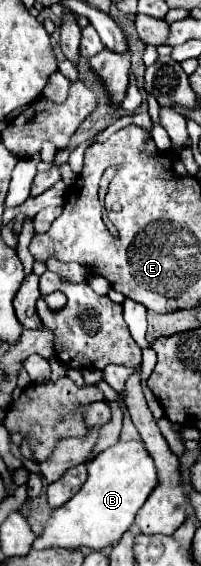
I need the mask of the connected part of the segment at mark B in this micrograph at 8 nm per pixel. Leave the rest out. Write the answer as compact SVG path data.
M118 442L100 452L88 462L88 480L82 490L64 506L56 508L48 518L34 548L68 548L68 550L102 550L116 544L134 522L136 512L144 506L150 492L156 488L158 476L154 462L144 448L144 442Z

